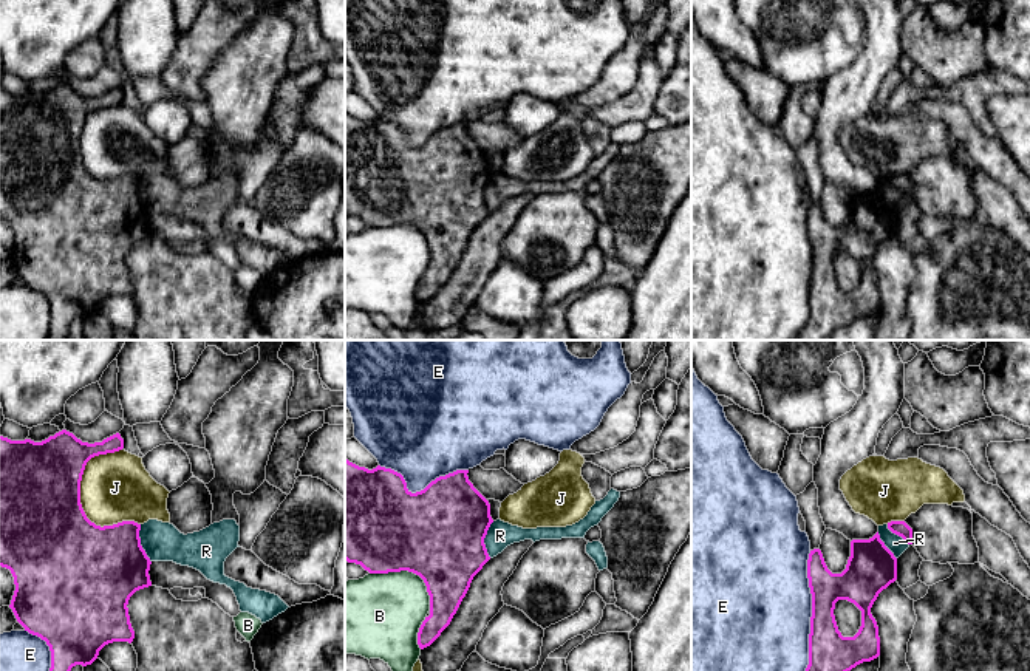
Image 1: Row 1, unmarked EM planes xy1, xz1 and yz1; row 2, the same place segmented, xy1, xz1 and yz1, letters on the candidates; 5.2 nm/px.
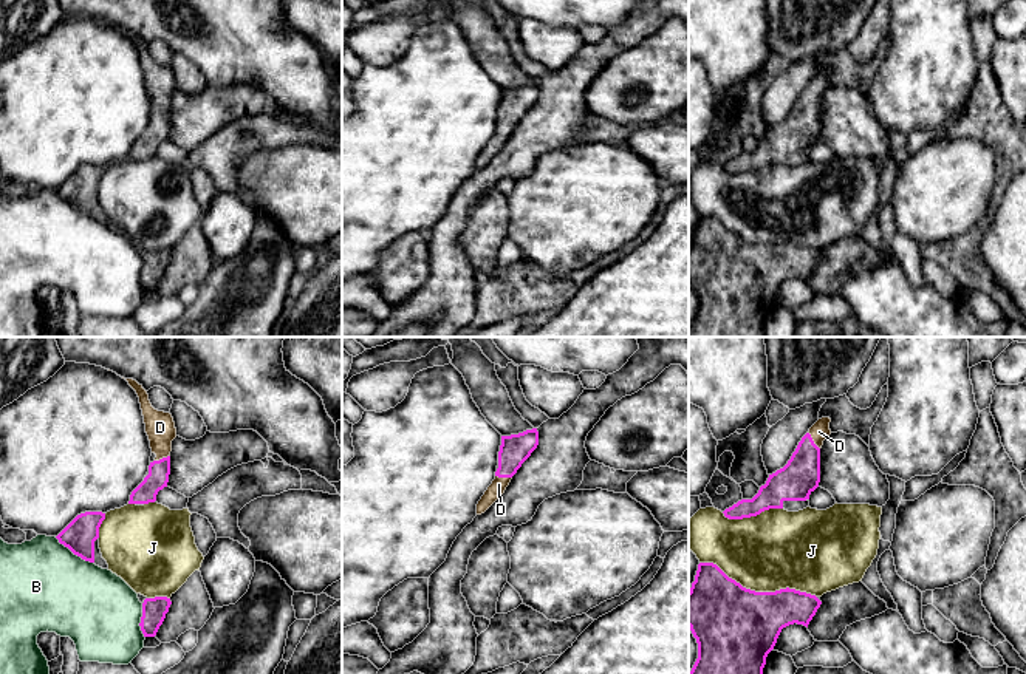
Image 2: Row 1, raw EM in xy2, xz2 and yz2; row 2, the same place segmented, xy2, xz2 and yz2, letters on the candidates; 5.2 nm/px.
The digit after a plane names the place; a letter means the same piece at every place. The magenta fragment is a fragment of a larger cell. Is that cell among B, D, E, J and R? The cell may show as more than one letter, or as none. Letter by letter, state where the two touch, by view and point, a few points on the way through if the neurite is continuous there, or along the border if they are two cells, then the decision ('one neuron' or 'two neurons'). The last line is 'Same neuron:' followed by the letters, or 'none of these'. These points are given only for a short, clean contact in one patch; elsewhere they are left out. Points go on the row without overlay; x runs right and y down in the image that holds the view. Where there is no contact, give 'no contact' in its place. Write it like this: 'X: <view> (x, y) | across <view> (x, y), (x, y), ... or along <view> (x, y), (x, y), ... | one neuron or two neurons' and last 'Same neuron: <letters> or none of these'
B: xz1 (412, 224) | two neurons
D: xz2 (503, 130) | across xz2 (516, 102), (503, 130), (499, 138) | one neuron
E: yz1 (811, 271) | two neurons
J: xy1 (84, 167) | two neurons
R: xy1 (139, 197) | along xy1 (139, 178), (139, 198), (150, 215) | two neurons
Same neuron: D

